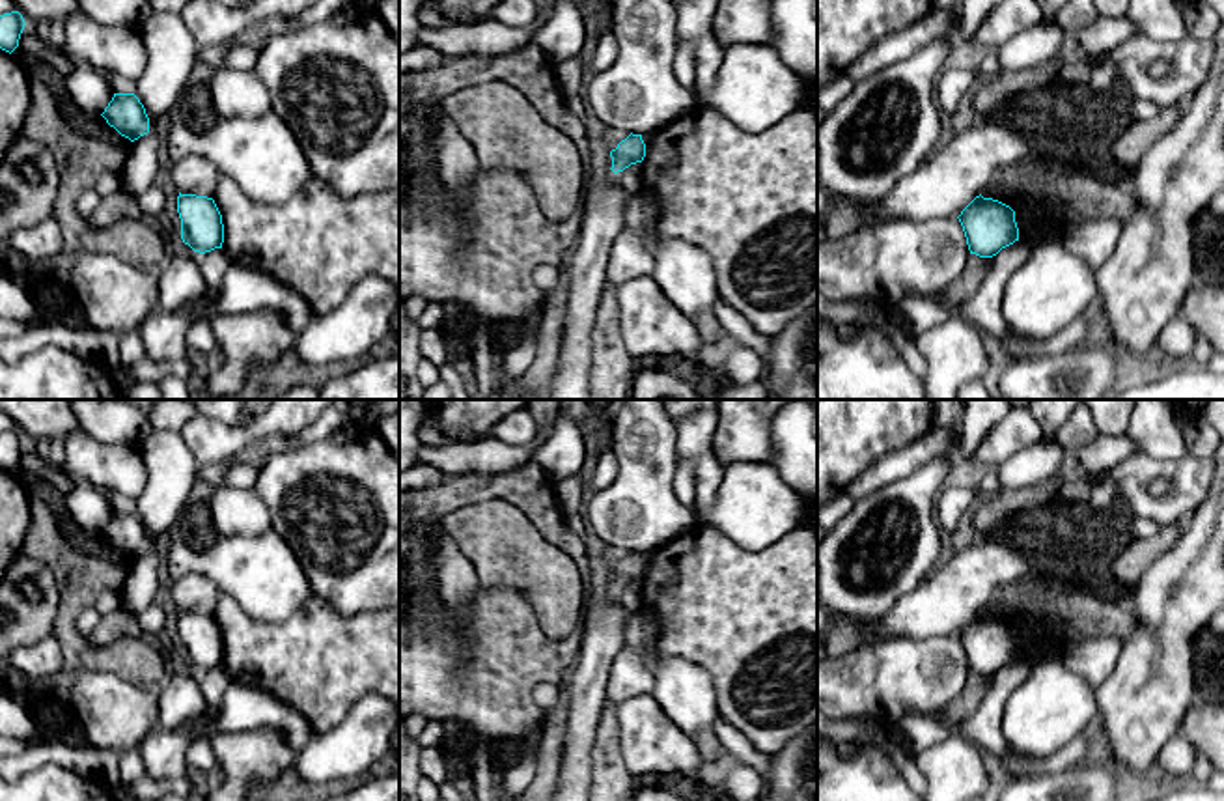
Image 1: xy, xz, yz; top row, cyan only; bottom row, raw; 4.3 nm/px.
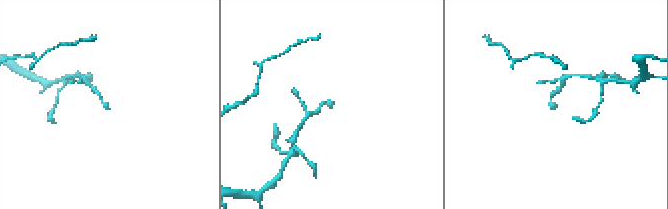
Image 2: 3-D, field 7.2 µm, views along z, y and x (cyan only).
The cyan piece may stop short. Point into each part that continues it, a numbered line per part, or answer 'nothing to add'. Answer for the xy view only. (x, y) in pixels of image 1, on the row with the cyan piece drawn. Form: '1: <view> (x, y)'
nothing to add

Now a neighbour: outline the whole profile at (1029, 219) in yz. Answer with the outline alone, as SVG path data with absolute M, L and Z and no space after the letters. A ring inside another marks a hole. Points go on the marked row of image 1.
M987 185L981 196L998 200L1015 211L1019 239L1026 239L1028 235L1041 232L1045 228L1060 228L1064 232L1067 228L1058 220L1043 217L1039 209L1022 194L1004 190L1002 187L996 187L996 185Z

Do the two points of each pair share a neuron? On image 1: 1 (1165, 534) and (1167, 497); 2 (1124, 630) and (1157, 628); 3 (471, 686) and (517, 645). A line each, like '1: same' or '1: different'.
1: different
2: different
3: same

